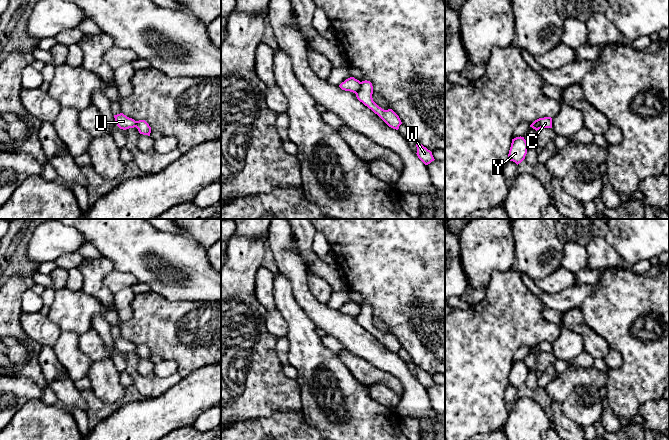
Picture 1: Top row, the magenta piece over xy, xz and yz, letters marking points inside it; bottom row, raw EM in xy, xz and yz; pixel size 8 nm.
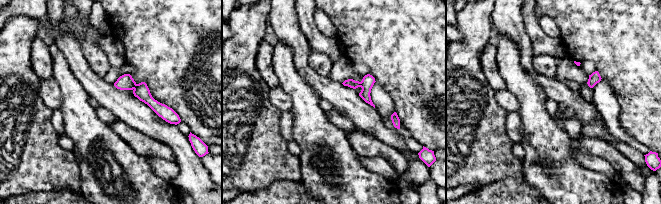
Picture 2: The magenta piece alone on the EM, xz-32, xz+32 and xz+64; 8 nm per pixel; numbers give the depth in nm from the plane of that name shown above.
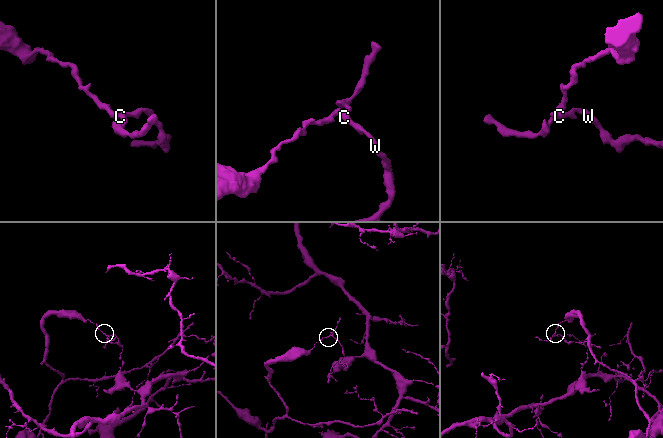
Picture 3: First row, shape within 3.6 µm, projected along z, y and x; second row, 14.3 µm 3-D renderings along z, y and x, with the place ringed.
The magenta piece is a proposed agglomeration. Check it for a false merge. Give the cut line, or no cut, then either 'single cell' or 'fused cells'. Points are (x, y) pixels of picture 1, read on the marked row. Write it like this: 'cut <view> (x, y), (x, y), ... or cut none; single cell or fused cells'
cut xz (361, 82), (361, 87), (355, 93); fused cells

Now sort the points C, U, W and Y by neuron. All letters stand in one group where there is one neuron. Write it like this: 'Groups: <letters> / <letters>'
Groups: C W Y / U

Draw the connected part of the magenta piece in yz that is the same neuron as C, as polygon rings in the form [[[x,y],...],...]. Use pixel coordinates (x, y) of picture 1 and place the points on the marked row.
[[[544,117],[535,120],[530,127],[535,129],[536,131],[541,128],[552,128],[552,118],[551,117]]]

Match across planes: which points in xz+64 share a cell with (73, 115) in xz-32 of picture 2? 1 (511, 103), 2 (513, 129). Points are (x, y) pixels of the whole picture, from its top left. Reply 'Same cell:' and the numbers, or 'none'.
Same cell: none

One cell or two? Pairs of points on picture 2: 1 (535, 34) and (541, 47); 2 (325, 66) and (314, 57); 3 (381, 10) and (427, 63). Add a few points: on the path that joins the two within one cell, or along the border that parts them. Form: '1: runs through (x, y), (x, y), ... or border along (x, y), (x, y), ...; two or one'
1: runs through (538, 37), (541, 44); one
2: runs through (322, 64), (317, 60); one
3: runs through (394, 23), (421, 50); one

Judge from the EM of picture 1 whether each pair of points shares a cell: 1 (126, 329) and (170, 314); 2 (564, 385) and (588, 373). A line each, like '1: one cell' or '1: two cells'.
1: one cell
2: one cell

